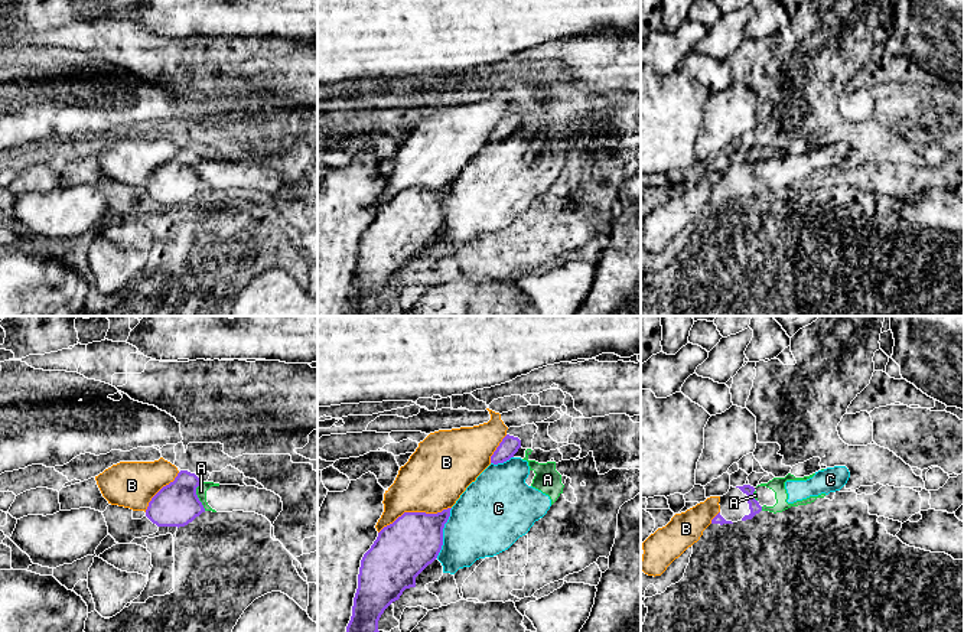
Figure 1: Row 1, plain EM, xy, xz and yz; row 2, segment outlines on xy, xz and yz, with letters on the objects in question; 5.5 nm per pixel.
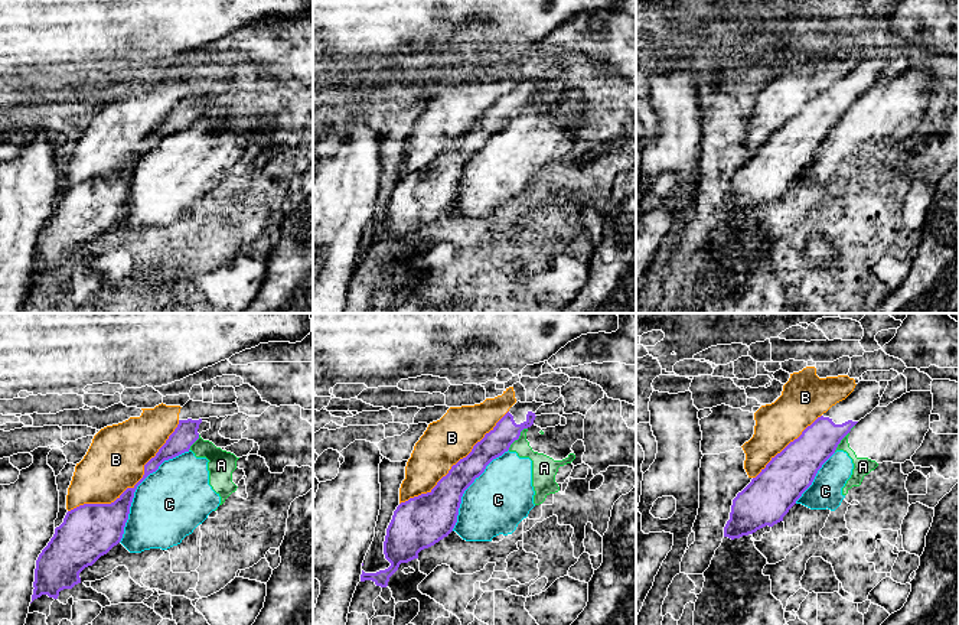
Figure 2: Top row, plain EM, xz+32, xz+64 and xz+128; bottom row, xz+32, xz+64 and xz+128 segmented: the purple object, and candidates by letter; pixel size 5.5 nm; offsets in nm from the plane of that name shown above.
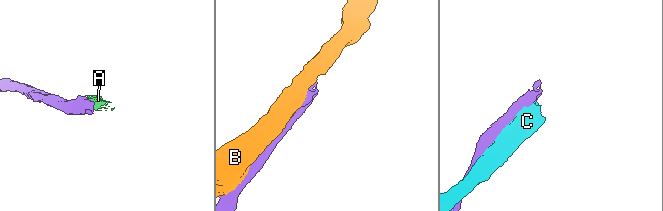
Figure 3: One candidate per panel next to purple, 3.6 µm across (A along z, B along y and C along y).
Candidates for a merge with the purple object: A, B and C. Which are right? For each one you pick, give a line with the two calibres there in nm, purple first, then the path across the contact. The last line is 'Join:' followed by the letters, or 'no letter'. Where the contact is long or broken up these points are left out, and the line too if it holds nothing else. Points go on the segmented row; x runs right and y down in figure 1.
Join: no letter

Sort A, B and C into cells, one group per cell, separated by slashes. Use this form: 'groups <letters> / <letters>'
groups A C / B

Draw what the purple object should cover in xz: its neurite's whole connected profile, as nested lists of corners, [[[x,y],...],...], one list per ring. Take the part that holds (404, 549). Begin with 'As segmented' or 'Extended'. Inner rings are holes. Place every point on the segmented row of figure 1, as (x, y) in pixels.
As segmented. [[[450,509],[404,512],[384,527],[361,560],[358,589],[346,632],[380,632],[384,610],[431,564],[443,545]]]

